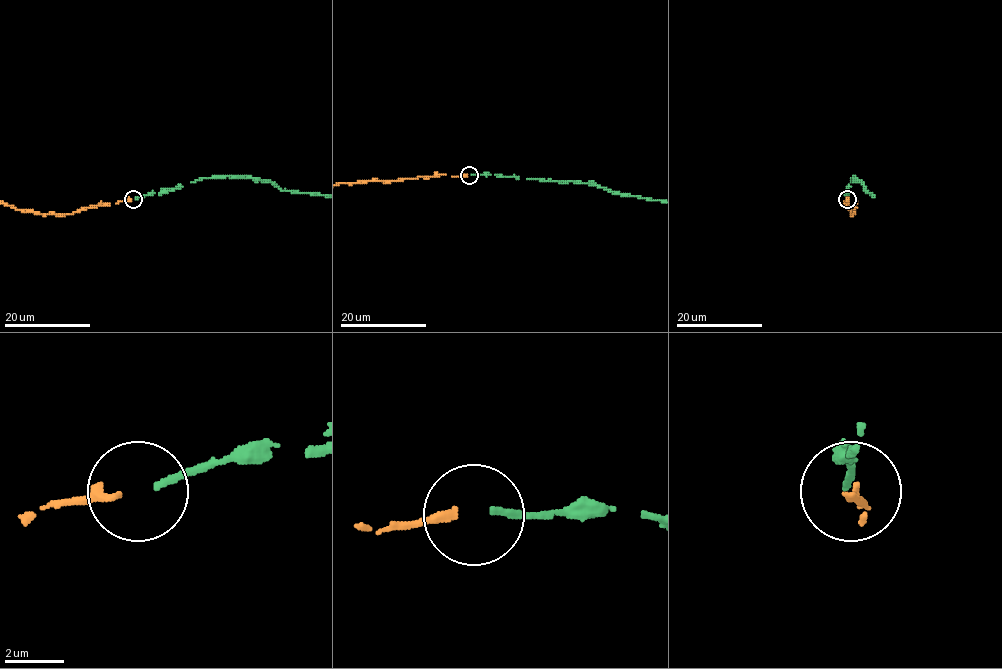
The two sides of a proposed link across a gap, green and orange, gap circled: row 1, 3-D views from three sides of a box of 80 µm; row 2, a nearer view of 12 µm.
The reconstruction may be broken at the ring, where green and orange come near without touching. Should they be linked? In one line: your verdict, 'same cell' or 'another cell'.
another cell

